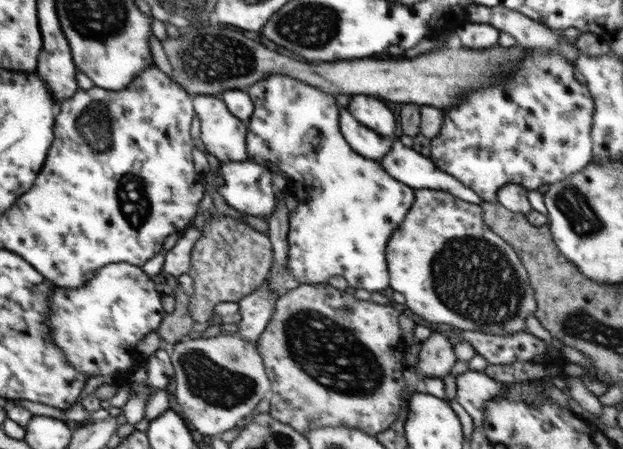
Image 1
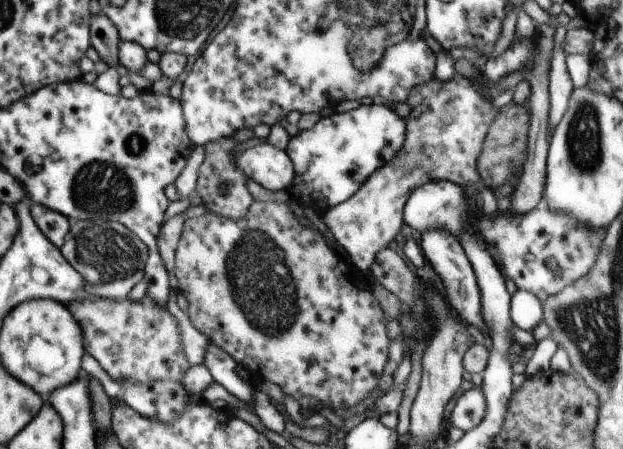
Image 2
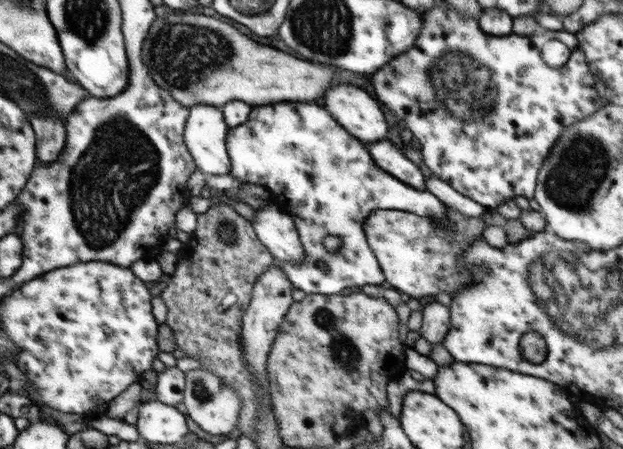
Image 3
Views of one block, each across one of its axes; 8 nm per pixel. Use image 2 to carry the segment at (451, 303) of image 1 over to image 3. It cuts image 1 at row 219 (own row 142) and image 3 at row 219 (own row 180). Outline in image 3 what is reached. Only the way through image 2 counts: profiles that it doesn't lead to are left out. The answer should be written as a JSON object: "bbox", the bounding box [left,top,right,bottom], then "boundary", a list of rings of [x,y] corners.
{"bbox":[363,207,485,298],"boundary":[[[448,207],[442,223],[410,212],[378,210],[364,220],[363,226],[368,247],[383,270],[385,286],[396,289],[405,298],[435,298],[439,292],[454,296],[460,287],[471,283],[475,279],[473,272],[461,268],[459,260],[485,228],[480,217],[468,218]]]}

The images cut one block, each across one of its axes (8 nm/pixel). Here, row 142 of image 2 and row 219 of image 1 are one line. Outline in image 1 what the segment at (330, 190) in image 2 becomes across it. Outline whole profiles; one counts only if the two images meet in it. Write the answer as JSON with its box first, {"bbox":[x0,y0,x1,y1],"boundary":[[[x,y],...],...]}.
{"bbox":[246,74,414,293],"boundary":[[[270,74],[246,91],[253,102],[253,115],[247,122],[247,160],[266,166],[266,162],[272,162],[278,166],[288,175],[288,190],[296,197],[298,205],[289,216],[287,270],[299,284],[327,283],[332,276],[344,276],[351,290],[364,288],[372,293],[388,288],[388,240],[414,204],[414,189],[392,179],[378,161],[360,156],[346,142],[340,130],[340,112],[334,96],[285,74]]]}

